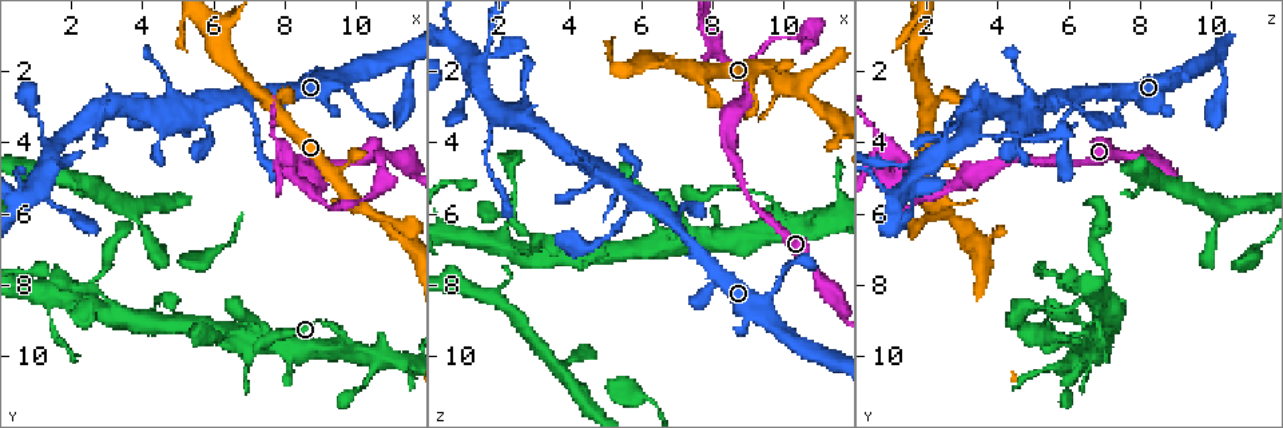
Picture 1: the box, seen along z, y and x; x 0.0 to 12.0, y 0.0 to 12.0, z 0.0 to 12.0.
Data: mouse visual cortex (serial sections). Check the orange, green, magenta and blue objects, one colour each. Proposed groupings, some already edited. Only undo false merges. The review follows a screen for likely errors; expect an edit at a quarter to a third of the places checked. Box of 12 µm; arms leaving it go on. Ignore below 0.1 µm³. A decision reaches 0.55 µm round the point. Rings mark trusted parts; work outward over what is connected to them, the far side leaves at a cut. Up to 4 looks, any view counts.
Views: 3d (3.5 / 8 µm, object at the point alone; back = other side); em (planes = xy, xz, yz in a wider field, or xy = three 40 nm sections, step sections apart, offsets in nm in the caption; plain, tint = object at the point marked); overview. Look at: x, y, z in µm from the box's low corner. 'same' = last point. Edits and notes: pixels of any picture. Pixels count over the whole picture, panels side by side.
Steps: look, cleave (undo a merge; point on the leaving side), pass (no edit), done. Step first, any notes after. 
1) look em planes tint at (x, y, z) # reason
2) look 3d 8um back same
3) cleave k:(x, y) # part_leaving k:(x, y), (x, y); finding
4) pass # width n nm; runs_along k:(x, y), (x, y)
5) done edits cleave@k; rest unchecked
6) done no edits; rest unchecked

look 3d 3.5um at (9.8, 9.8, 6.1) # thick turns thin

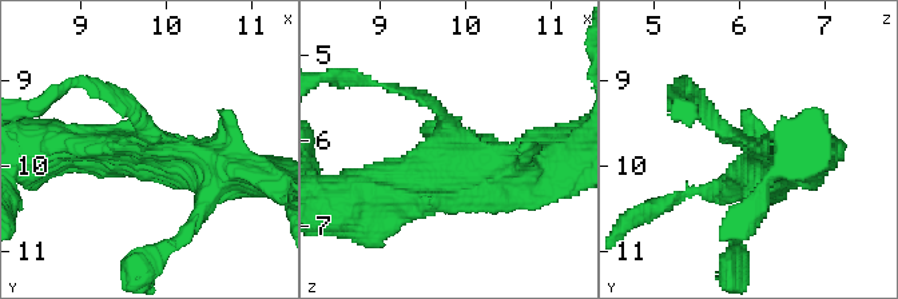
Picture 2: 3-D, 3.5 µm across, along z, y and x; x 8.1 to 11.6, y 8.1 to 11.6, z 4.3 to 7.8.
look em xy step 5 tint at (9.75, 9.80, 6.15) # arms 3; arm_widths 150, 500, 500 nm

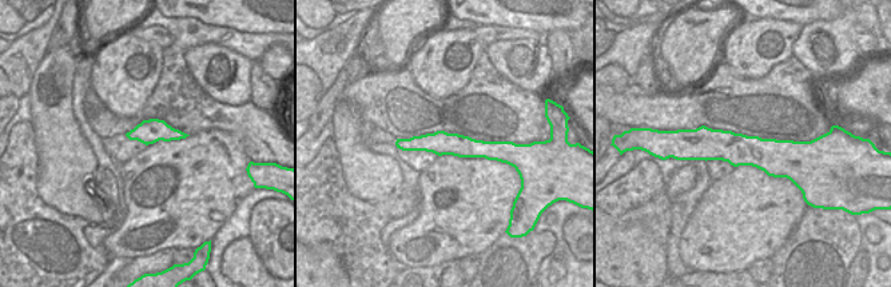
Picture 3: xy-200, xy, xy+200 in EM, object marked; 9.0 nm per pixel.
pass # runs_along 2:(694, 98), (751, 146), (799, 151); all the same cell

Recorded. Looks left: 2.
look 3d 8um at (3.2, 8.7, 6.9) # three arms meet

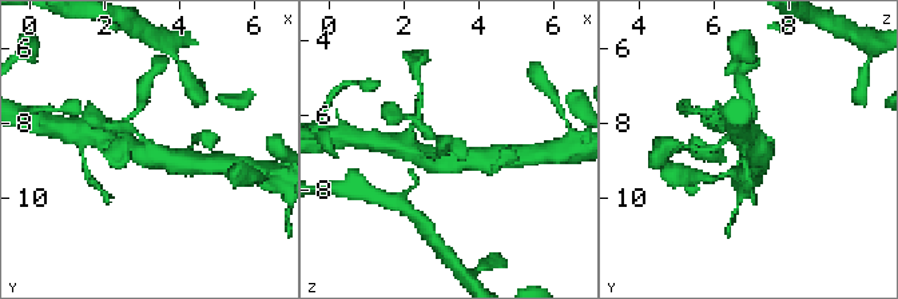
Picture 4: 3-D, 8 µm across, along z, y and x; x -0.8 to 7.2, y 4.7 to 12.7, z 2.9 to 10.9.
look 3d 3.5um at (3.1, 8.6, 7.0)

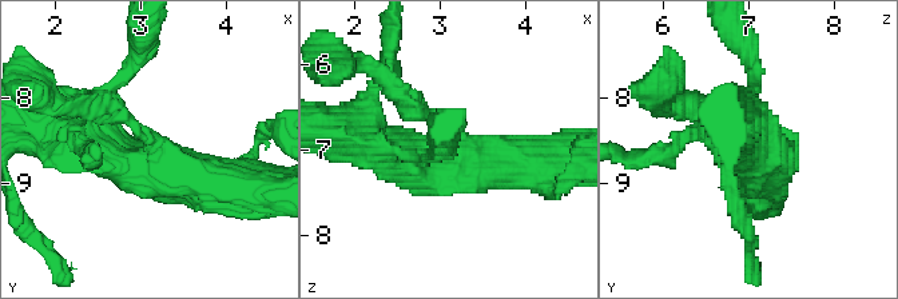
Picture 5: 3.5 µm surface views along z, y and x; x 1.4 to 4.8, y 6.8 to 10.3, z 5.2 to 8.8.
pass # runs_along 5:(247, 187), (153, 171), (83, 142); continuous, no second cell

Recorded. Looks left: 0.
done no edits; rest unchecked

